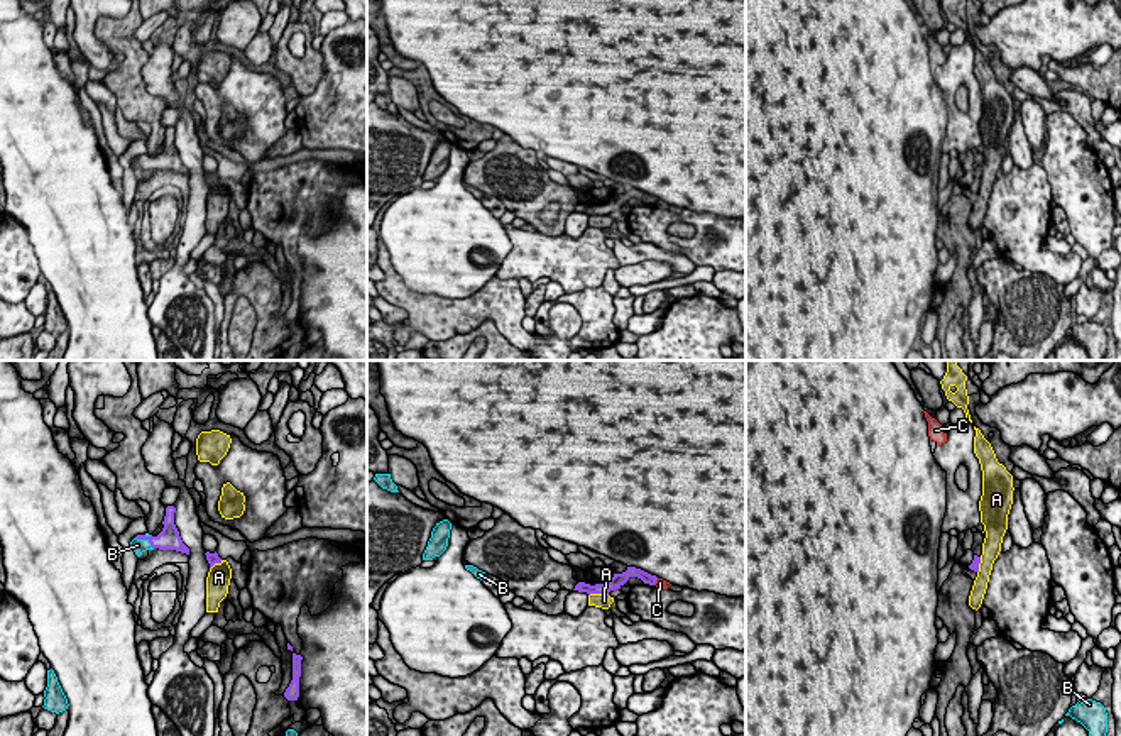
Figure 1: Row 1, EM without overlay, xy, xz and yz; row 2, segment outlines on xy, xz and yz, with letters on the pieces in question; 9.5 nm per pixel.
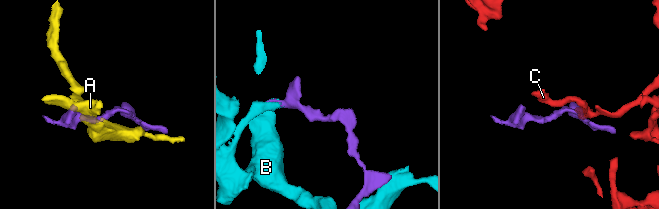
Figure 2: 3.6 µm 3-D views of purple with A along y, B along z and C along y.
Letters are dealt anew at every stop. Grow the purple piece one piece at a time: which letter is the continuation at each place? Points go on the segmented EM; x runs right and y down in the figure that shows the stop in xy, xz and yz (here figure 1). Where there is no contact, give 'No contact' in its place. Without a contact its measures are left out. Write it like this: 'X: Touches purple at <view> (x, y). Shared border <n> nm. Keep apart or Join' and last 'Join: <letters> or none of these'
A: Touches purple at xz (597, 593). Shared border 190 nm. Keep apart
B: Touches purple at xy (146, 538). Shared border 220 nm. Join
C: Touches purple at xz (655, 582). Shared border 80 nm. Keep apart
Join: B

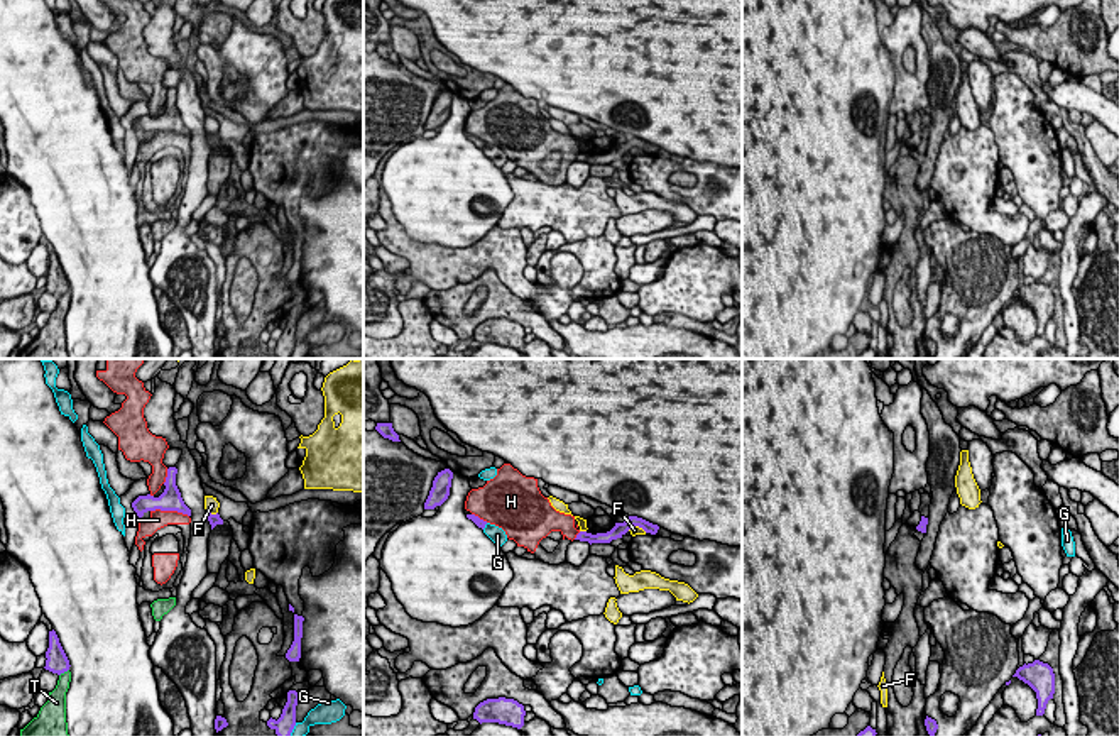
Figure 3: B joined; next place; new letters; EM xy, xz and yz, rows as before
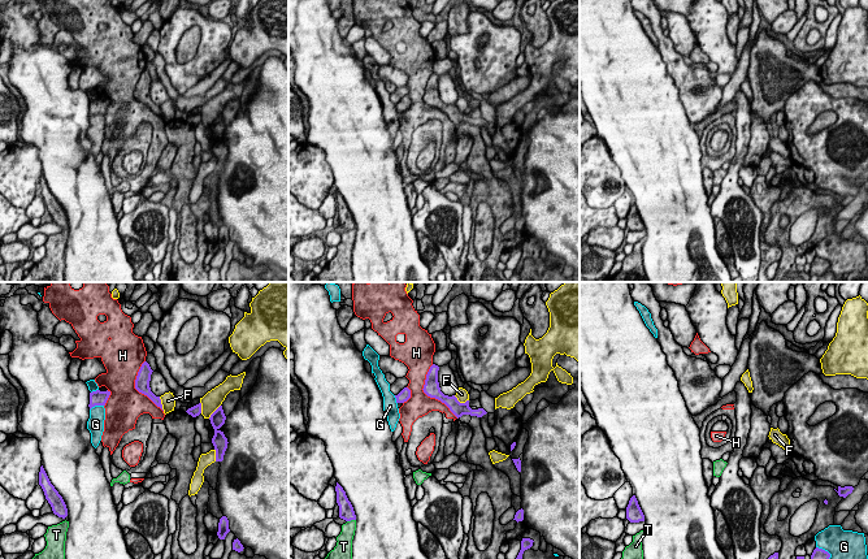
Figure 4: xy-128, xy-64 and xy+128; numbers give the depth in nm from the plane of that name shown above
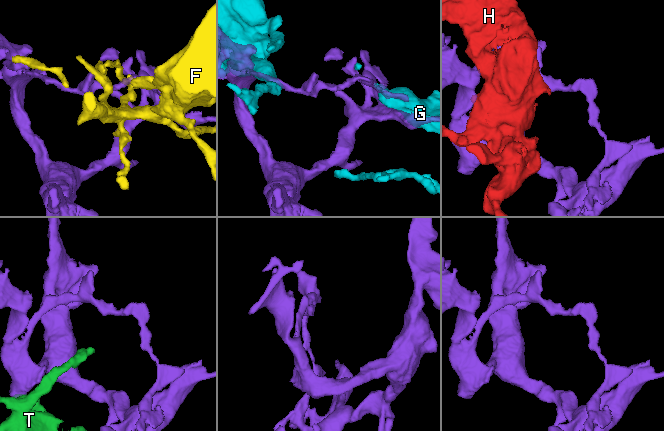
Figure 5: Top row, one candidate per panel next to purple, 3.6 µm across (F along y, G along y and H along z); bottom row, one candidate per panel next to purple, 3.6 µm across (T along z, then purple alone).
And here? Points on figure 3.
F: Touches purple at xz (638, 525). Shared border 190 nm. Keep apart
G: Touches purple at xy (293, 728). Shared border 140 nm. Keep apart
H: Touches purple at xy (169, 510). Shared border 380 nm. Keep apart
T: Touches purple at xy (63, 672). Shared border 120 nm. Keep apart
Join: none of these

